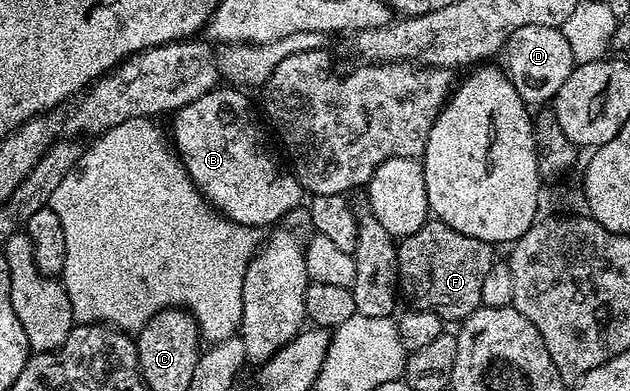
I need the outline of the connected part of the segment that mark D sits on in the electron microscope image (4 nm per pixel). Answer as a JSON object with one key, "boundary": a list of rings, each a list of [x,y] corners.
{"boundary":[[[526,25],[516,29],[505,44],[505,57],[506,73],[518,95],[530,107],[540,107],[551,102],[576,66],[563,30],[552,26]]]}

